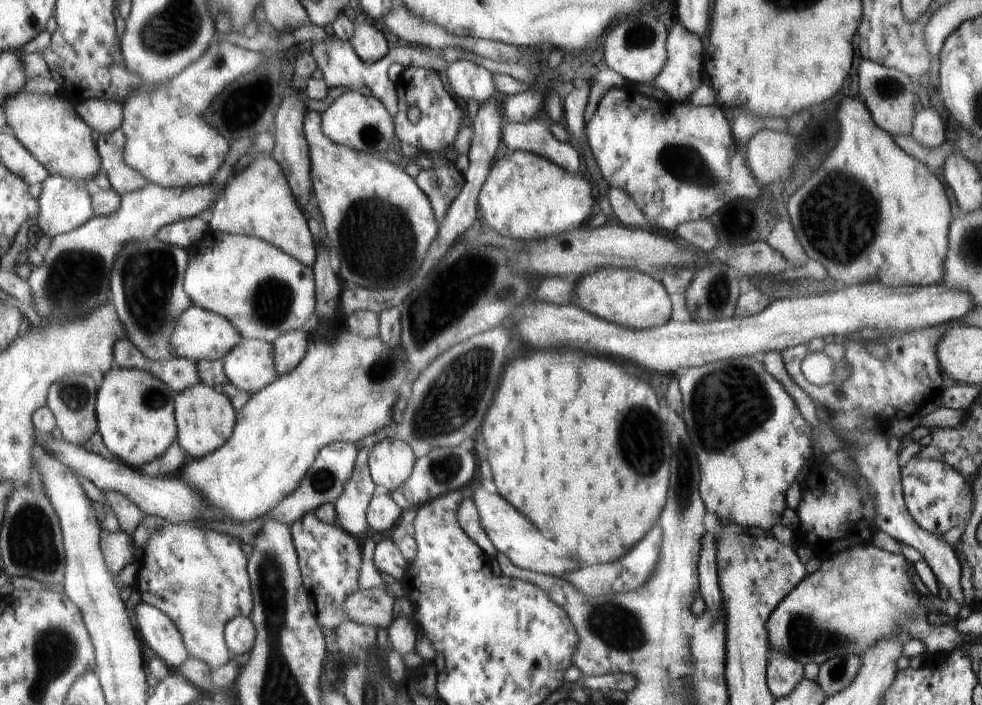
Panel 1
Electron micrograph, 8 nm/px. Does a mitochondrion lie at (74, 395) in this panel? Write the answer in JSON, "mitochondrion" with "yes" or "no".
{"mitochondrion":"yes"}

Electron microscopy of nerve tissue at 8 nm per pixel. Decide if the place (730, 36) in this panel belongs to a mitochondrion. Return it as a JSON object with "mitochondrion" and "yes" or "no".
{"mitochondrion":"no"}

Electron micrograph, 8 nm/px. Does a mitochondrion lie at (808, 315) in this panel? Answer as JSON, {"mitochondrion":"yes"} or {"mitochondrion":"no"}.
{"mitochondrion":"no"}

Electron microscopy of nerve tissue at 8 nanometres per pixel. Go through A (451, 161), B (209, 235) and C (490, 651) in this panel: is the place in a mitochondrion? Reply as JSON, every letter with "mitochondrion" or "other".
{"A":"other","B":"other","C":"mitochondrion"}

